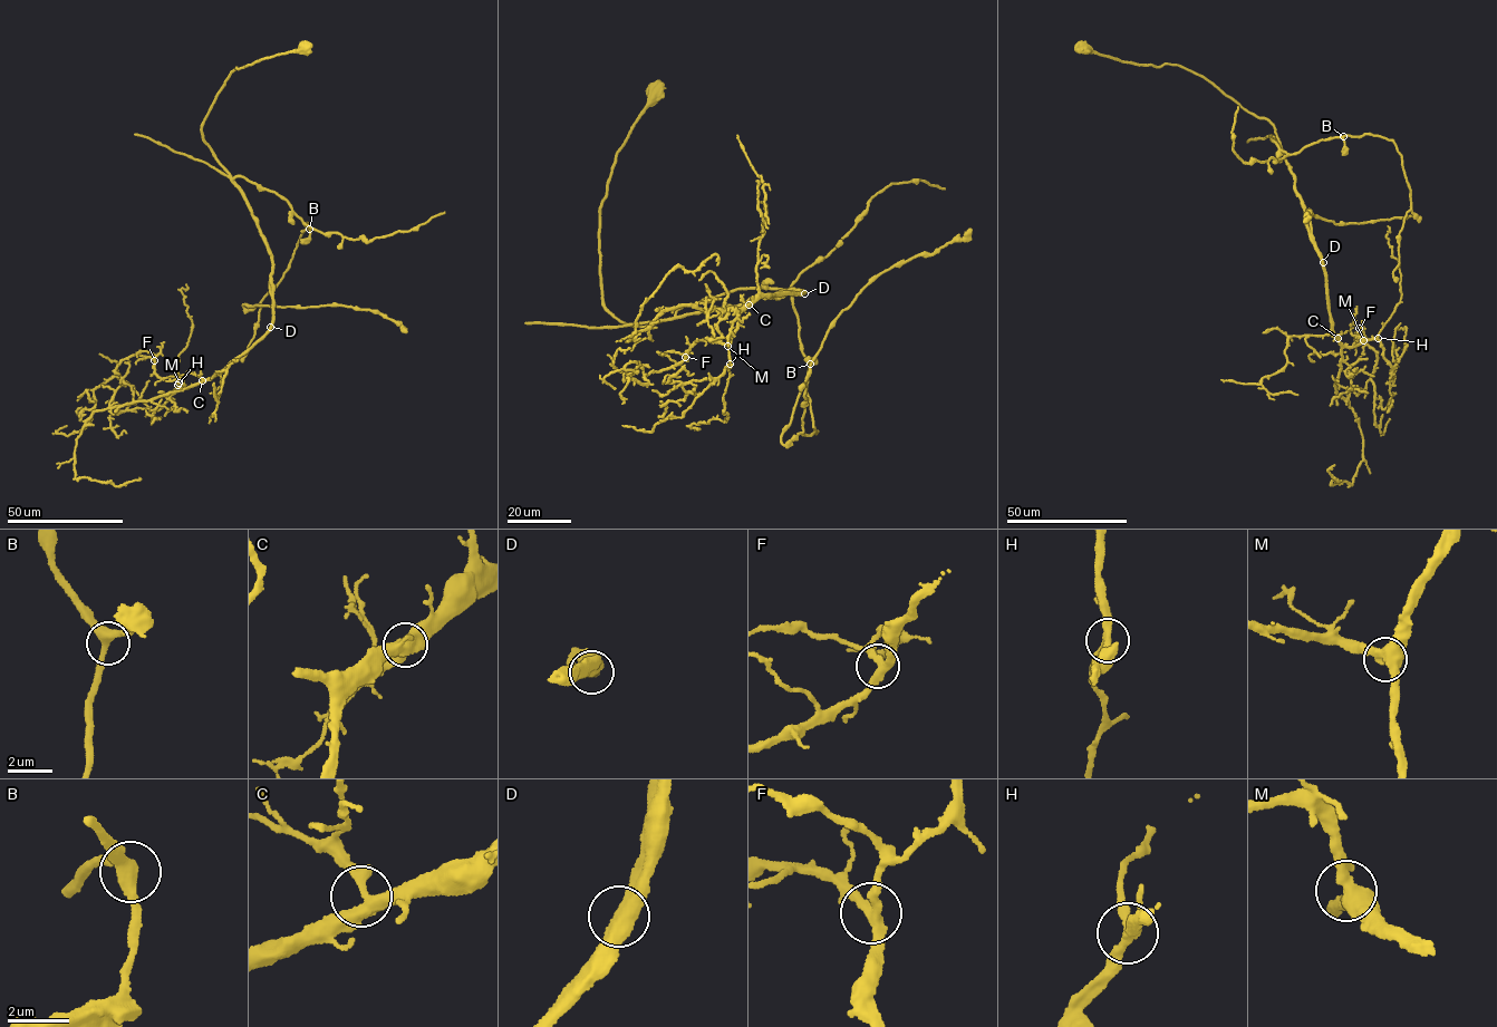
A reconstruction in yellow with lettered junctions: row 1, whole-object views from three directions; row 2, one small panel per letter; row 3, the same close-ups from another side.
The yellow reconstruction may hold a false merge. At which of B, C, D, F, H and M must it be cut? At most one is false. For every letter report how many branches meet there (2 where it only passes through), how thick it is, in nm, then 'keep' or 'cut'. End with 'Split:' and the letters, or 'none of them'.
B: 3 branches meet; 360 nm thick; keep
C: 3 branches meet; 440 nm thick; keep
D: 2 branches meet; 500 nm thick; keep
F: 3 branches meet; 320 nm thick; keep
H: 3 branches meet; 300 nm thick; keep
M: 3 branches meet; 440 nm thick; keep
Split: none of them

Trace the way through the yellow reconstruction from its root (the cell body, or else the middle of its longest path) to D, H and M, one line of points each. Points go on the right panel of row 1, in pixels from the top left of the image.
D: (1084, 47), (1138, 65), (1180, 65), (1268, 120), (1303, 203), (1310, 239), (1323, 262)
H: (1084, 47), (1138, 65), (1180, 65), (1273, 125), (1321, 261), (1333, 332), (1343, 345), (1352, 347), (1378, 338)
M: (1084, 47), (1138, 65), (1180, 65), (1273, 125), (1321, 261), (1333, 331), (1345, 346), (1363, 340)

